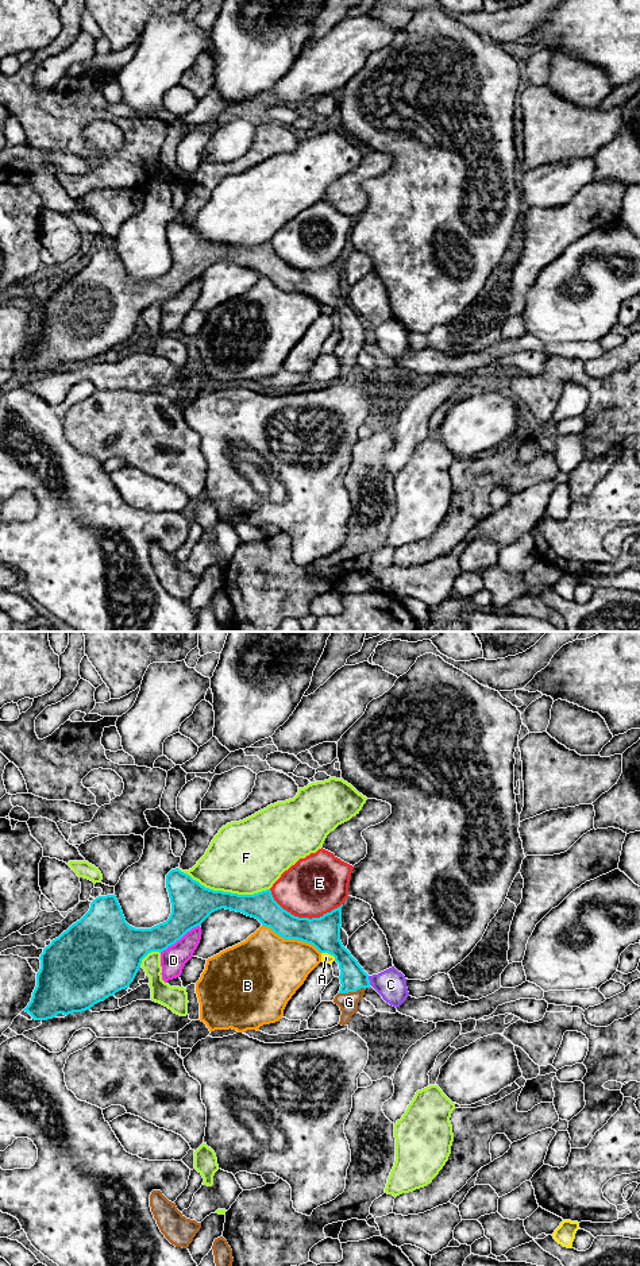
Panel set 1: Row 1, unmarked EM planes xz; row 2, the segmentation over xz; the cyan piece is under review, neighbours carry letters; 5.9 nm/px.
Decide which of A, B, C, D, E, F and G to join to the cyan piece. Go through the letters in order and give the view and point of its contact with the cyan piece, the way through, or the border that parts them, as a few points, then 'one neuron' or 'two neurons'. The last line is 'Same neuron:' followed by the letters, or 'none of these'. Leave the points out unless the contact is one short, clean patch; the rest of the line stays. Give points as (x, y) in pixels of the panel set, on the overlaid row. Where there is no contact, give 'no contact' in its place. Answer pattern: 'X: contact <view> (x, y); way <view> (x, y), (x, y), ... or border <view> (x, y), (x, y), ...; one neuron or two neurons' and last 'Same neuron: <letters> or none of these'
A: contact xz (330, 953); border xz (322, 952), (330, 953), (335, 960); two neurons
B: contact xz (292, 938); two neurons
C: contact xz (369, 980); two neurons
D: contact xz (180, 938); two neurons
E: contact xz (304, 918); two neurons
F: contact xz (222, 891); two neurons
G: contact xz (351, 991); way xz (353, 977), (351, 991), (349, 1002); one neuron
Same neuron: G

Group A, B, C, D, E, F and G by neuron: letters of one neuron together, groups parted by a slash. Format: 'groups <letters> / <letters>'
groups A / B / C / D / E / F / G

